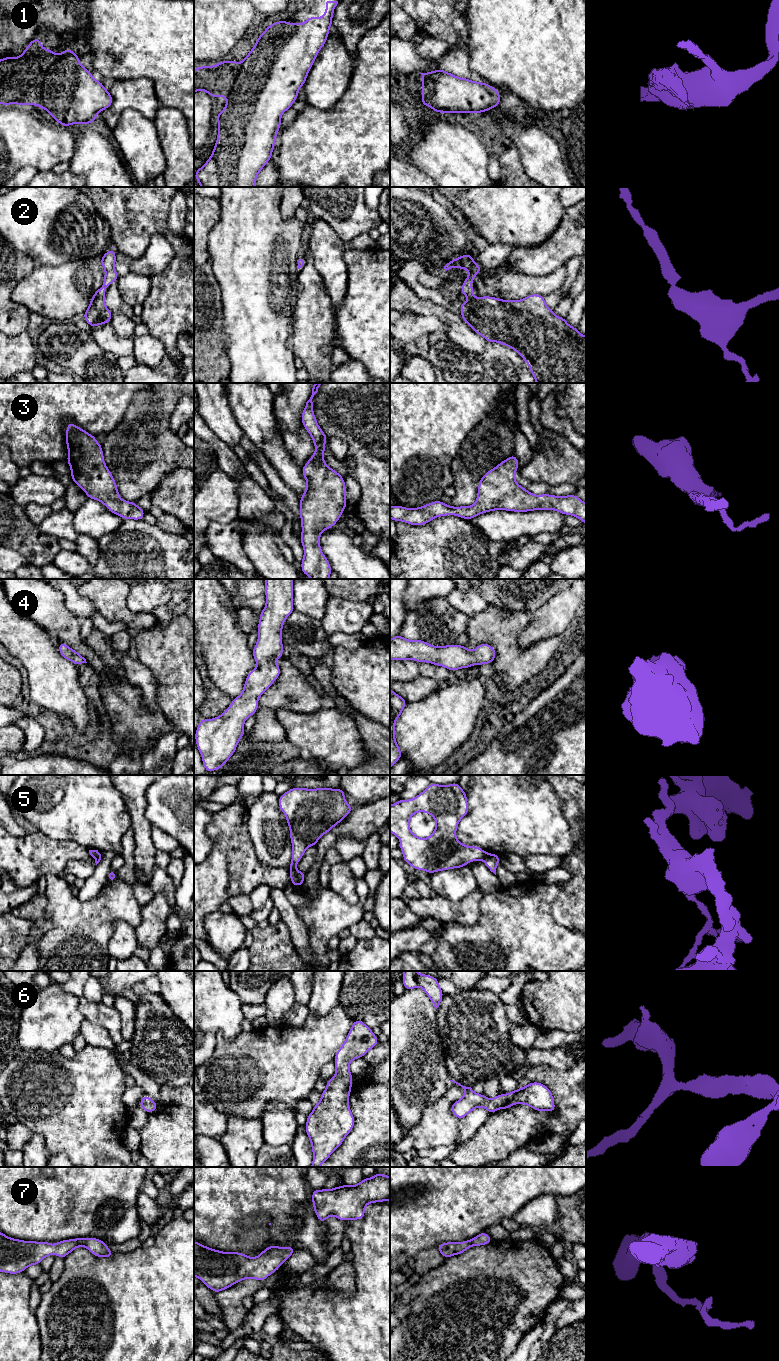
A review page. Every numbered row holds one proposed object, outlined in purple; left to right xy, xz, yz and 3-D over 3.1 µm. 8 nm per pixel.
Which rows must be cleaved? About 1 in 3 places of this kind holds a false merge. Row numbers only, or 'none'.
5

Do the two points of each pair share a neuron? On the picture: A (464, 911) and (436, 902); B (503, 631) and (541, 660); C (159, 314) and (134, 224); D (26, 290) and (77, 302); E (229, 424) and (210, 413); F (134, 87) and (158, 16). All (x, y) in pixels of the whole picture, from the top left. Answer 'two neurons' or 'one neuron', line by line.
A: one neuron
B: one neuron
C: one neuron
D: one neuron
E: one neuron
F: two neurons

